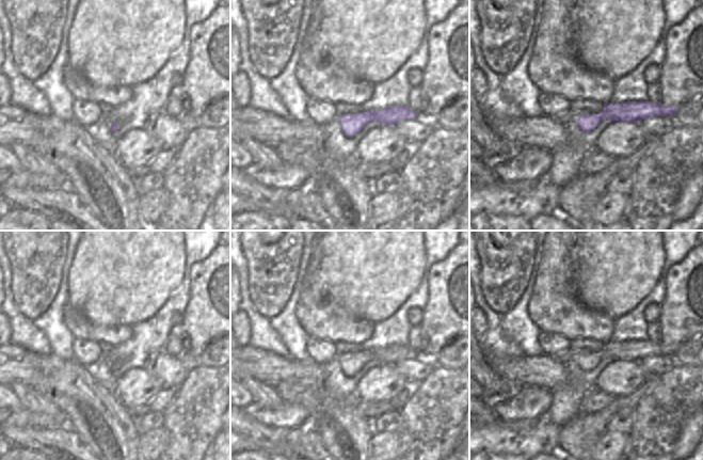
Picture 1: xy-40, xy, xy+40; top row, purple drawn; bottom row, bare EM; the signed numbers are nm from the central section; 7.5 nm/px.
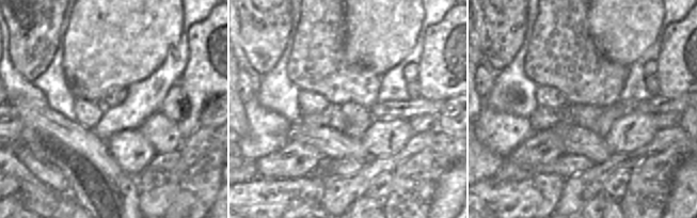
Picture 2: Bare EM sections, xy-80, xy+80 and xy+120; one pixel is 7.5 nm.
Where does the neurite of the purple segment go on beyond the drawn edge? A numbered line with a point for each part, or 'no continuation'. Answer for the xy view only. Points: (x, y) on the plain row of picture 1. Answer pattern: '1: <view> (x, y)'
1: xy (340, 348)

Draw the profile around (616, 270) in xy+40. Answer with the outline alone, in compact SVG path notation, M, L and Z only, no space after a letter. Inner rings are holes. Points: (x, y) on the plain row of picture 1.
M570 231L574 237L576 292L592 311L618 319L636 308L655 288L666 252L661 231Z

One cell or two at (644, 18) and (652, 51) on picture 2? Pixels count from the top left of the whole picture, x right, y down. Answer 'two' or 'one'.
two

